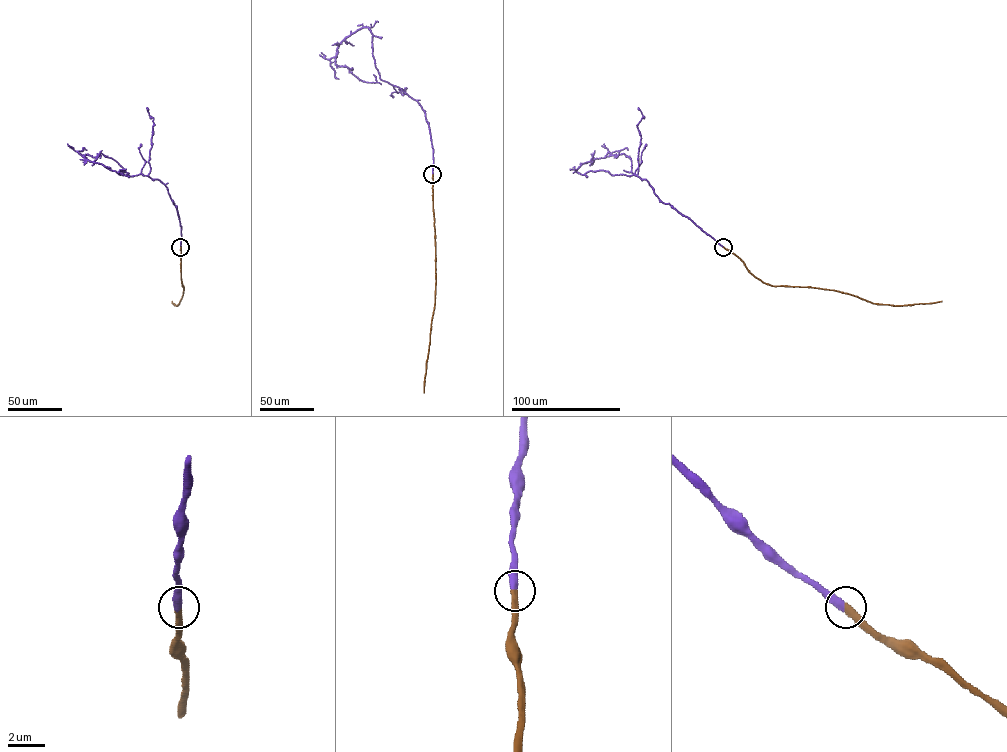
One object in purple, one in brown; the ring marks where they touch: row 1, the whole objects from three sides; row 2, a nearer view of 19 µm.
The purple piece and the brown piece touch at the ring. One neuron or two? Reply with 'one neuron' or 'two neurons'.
one neuron

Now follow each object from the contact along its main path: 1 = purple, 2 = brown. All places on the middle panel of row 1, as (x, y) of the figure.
1: (432, 174), (425, 113), (380, 78), (363, 27), (339, 44), (335, 63), (366, 82), (376, 82), (373, 74)
2: (432, 174), (436, 279), (424, 393)

